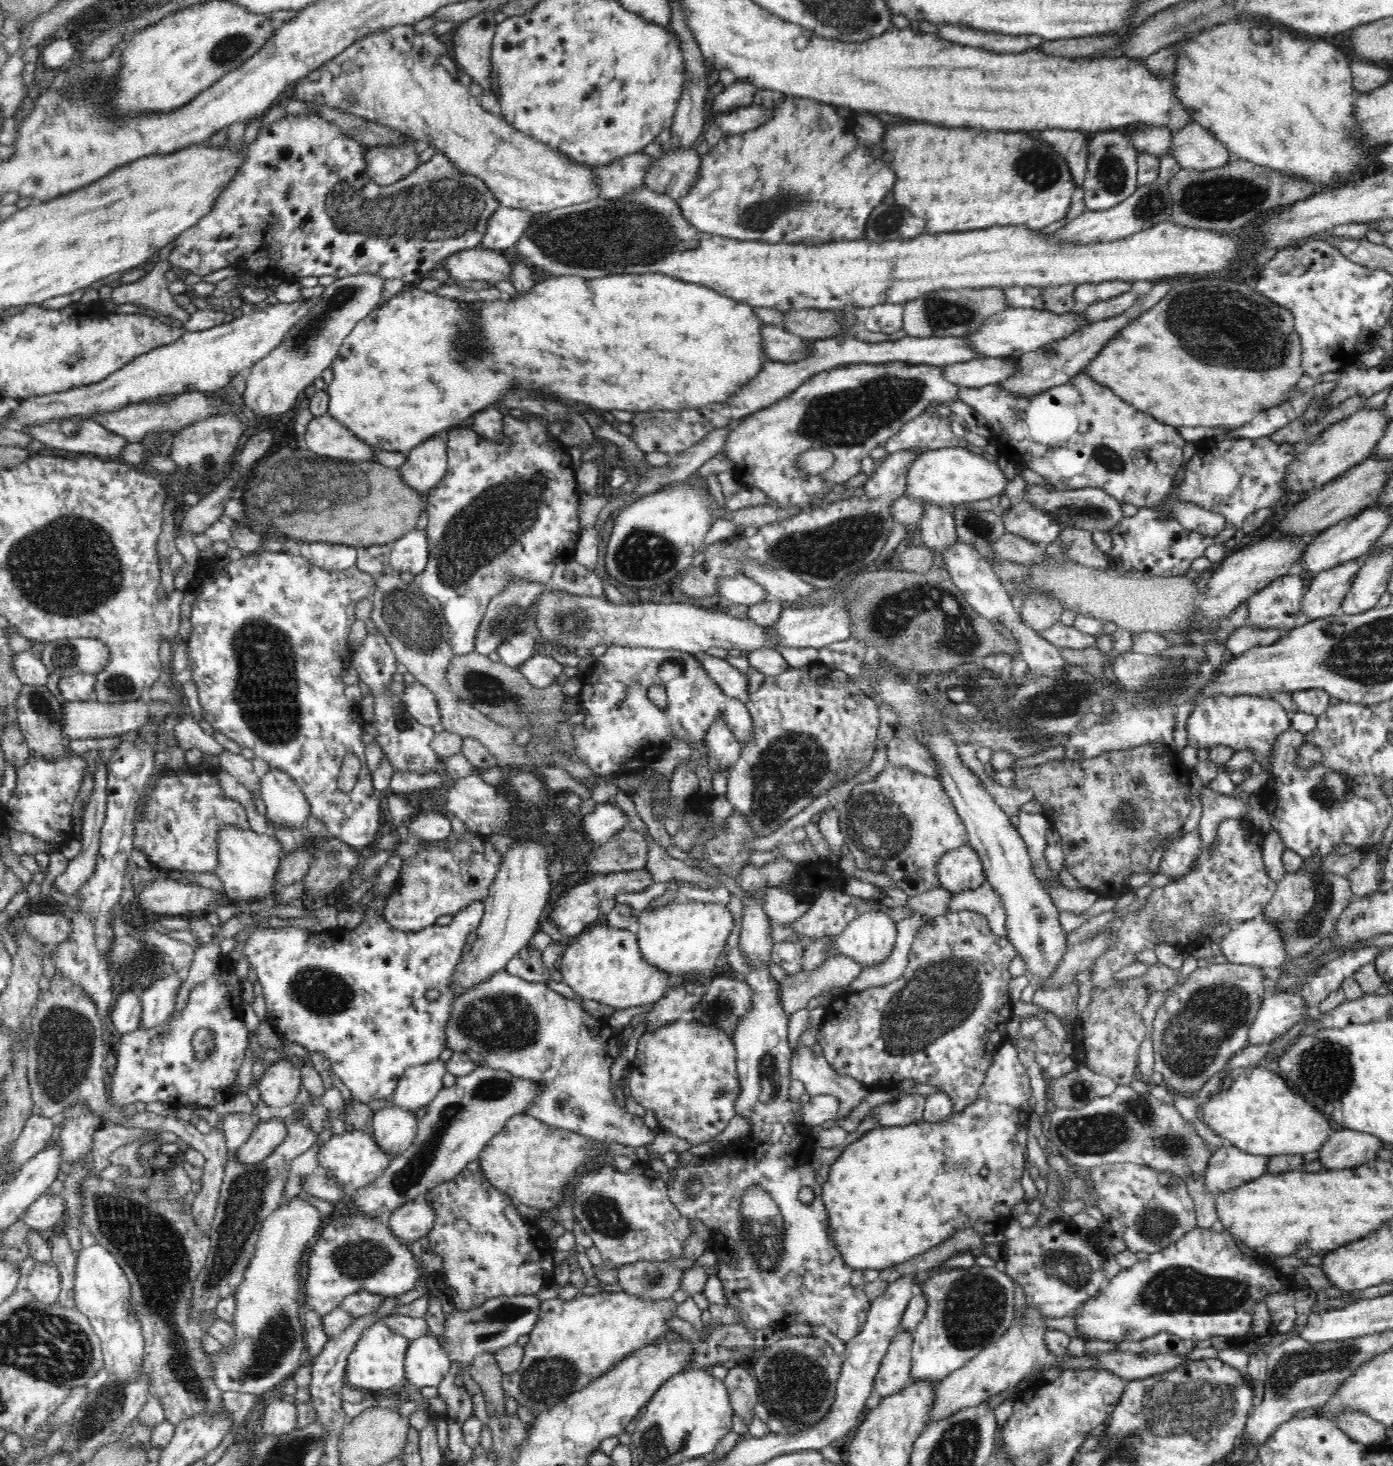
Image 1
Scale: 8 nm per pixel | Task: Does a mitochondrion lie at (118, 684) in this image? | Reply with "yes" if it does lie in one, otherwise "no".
yes

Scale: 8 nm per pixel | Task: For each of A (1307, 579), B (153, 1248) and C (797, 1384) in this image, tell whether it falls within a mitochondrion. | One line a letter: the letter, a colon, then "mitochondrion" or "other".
A: other
B: mitochondrion
C: mitochondrion

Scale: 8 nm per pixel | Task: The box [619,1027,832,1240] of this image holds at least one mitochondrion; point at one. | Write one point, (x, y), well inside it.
(768, 1074)

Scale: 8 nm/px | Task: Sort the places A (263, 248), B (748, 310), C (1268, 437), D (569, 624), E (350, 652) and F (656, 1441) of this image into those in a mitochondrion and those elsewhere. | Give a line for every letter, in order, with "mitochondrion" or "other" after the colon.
A: other
B: other
C: other
D: mitochondrion
E: other
F: mitochondrion

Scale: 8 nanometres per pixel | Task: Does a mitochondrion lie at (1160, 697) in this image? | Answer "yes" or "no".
yes

